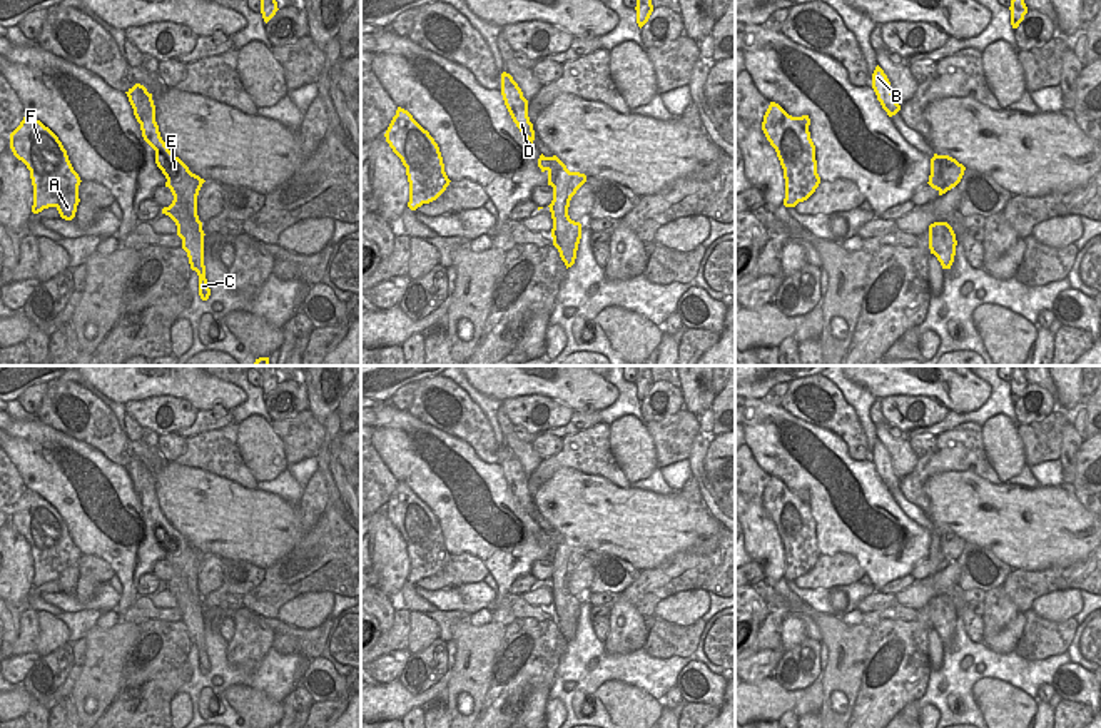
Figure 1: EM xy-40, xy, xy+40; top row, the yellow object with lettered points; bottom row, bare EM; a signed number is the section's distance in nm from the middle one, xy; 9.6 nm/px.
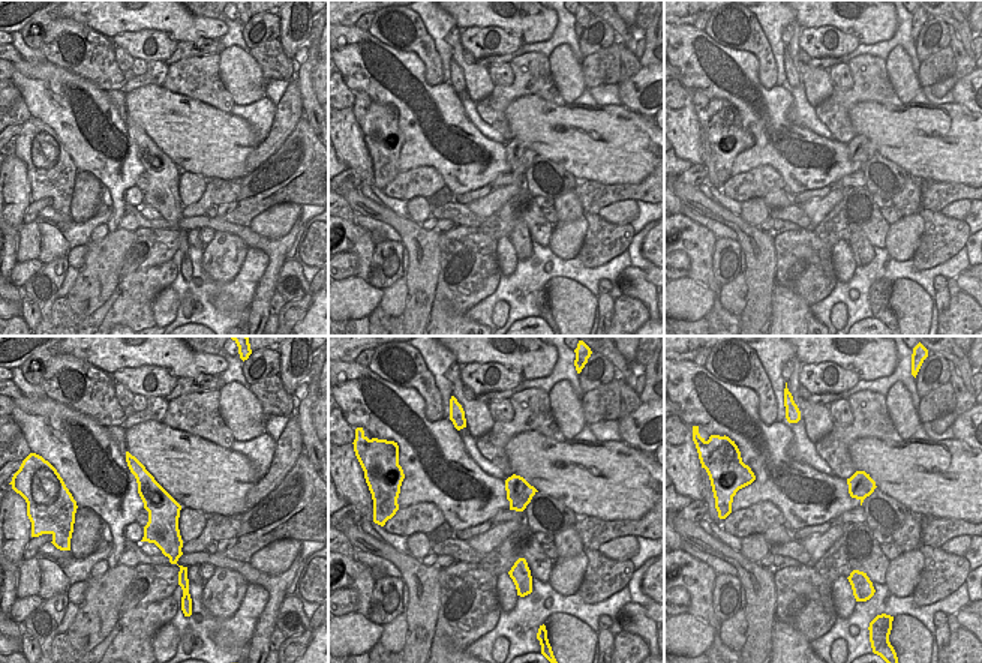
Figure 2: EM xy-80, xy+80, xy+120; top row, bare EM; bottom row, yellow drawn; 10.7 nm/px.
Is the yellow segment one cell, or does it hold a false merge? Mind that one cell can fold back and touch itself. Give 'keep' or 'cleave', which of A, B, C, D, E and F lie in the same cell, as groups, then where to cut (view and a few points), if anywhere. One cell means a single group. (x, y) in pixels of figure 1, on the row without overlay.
cleave | A B D E F / C | xy (557, 615), (575, 625)

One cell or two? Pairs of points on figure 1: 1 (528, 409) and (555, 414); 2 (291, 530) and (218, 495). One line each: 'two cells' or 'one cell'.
1: one cell
2: one cell

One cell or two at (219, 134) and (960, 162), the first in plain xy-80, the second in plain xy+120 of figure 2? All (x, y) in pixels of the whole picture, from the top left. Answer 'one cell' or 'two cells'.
one cell

